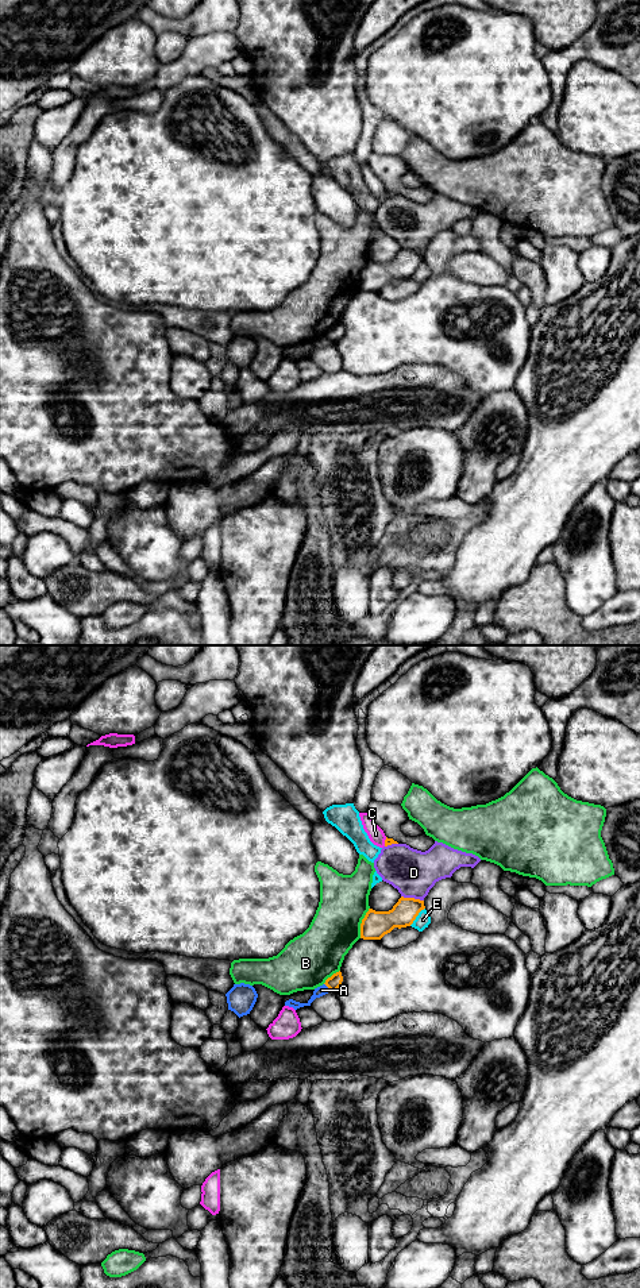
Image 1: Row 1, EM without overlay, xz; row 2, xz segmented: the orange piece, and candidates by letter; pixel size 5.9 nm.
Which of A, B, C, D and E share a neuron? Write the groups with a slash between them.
A D / B / C / E

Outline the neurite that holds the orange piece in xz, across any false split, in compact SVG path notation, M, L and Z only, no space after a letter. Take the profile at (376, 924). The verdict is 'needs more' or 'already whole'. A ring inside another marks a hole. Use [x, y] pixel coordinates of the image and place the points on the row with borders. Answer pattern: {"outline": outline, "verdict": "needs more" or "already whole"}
{"outline": "M401 896L389 911L369 909L361 923L361 938L381 940L394 928L401 929L410 926L424 909L424 901L404 896Z", "verdict": "already whole"}

